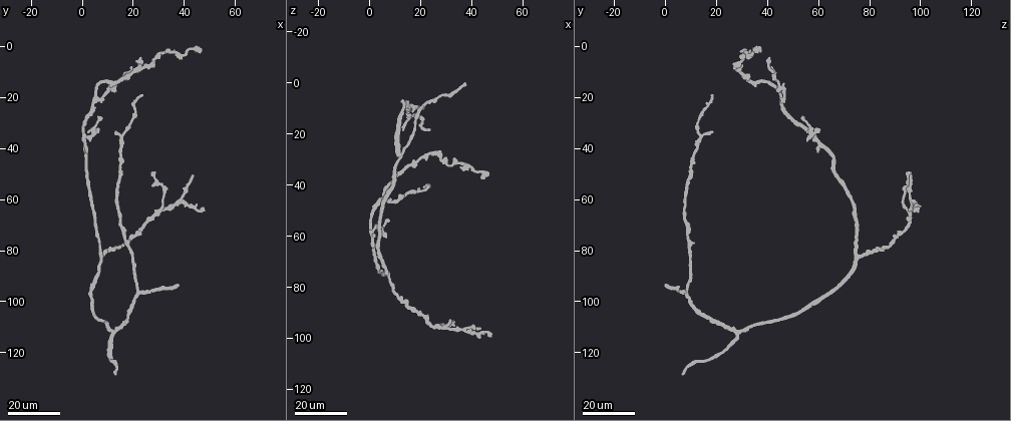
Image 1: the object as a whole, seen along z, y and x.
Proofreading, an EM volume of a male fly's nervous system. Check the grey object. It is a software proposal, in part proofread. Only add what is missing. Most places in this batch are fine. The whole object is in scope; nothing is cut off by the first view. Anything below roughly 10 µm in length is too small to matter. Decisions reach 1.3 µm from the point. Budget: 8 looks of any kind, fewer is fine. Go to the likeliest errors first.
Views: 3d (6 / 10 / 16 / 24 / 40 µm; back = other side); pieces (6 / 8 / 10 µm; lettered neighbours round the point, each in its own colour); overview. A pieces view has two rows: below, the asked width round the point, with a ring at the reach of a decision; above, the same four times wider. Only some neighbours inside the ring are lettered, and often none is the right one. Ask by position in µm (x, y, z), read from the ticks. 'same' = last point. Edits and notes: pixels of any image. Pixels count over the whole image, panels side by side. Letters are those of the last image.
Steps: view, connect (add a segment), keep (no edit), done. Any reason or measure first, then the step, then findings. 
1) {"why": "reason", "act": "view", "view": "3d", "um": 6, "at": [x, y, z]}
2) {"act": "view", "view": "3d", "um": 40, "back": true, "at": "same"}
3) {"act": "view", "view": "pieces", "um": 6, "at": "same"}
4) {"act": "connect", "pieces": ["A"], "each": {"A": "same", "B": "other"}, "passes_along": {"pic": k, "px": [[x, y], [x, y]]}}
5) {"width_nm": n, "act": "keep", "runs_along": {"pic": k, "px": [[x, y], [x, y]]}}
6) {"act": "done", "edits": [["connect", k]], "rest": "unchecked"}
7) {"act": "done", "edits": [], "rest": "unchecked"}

{"why": "end of a long branch", "act": "view", "view": "3d", "um": 16, "at": [43, 50, 96]}

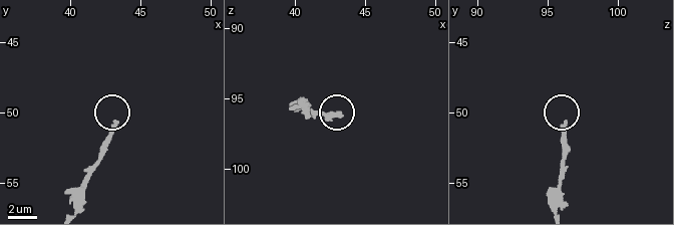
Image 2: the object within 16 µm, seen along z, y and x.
{"act": "view", "view": "pieces", "um": 10, "at": [43.4, 50.8, 96.2]}

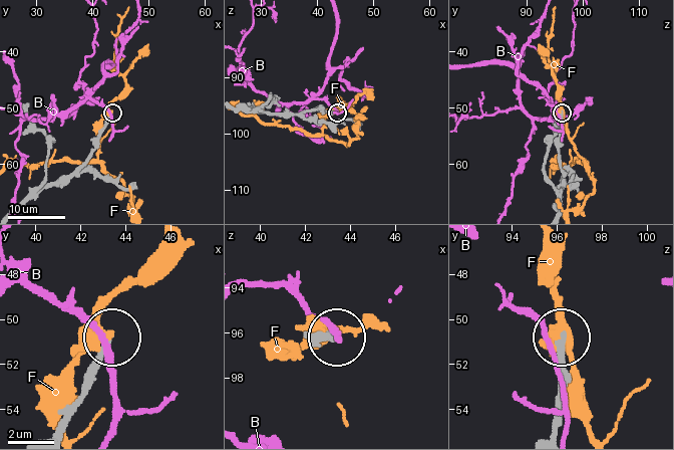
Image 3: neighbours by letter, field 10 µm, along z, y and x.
{"act": "keep", "each": {"B": "other", "F": "other"}, "runs_along": {"pic": 3, "px": [[54, 432], [109, 336]]}, "found": "no lettered segment goes on from it"}

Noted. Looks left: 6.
{"why": "long arm stops here", "act": "view", "view": "3d", "um": 24, "at": [38, 93, 1]}

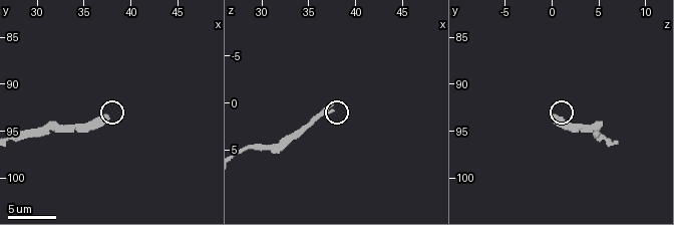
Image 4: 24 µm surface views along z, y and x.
{"act": "view", "view": "pieces", "um": 8, "at": [37.2, 93.4, 0.4]}

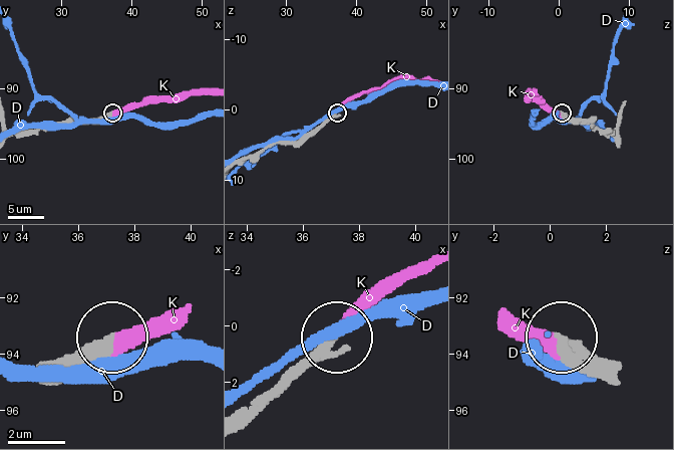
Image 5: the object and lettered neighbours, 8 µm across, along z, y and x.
{"act": "connect", "pieces": ["K"], "each": {"D": "other", "K": "same"}, "passes_along": {"pic": 5, "px": [[604, 374], [583, 372], [554, 346], [518, 328]]}, "found": "the neuron continues"}

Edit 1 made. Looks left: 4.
{"act": "view", "view": "3d", "um": 16, "at": [23, 19, 19]}

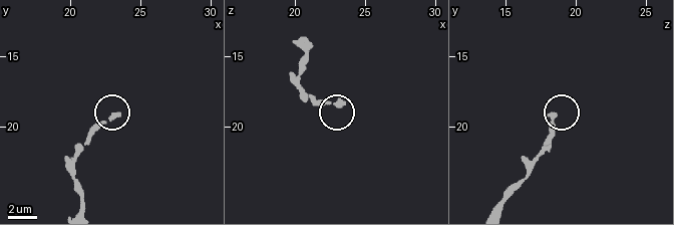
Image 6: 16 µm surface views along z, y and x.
{"why": "what lies round it", "act": "view", "view": "pieces", "um": 6, "at": [23.4, 19.0, 18.4]}

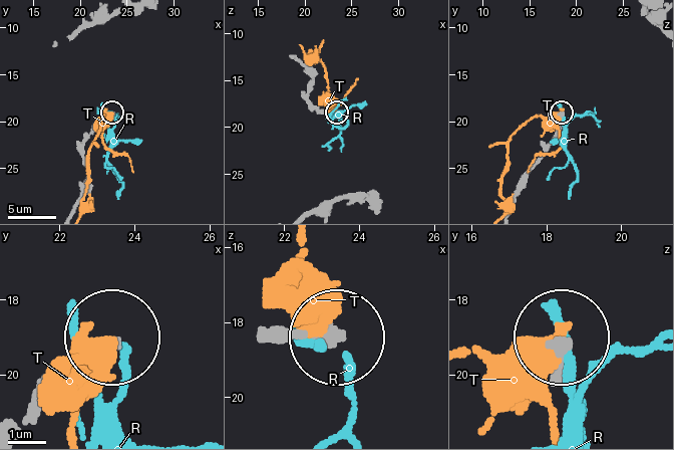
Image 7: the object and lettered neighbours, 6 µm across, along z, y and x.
{"width_nm": 330, "act": "keep", "each": {"R": "other", "T": "other"}, "runs_along": {"pic": 7, "px": [[280, 327], [334, 333]]}, "found": "none of them fits"}

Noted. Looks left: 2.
{"why": "end of a long branch", "act": "view", "view": "3d", "um": 16, "at": [23, 5, 41]}

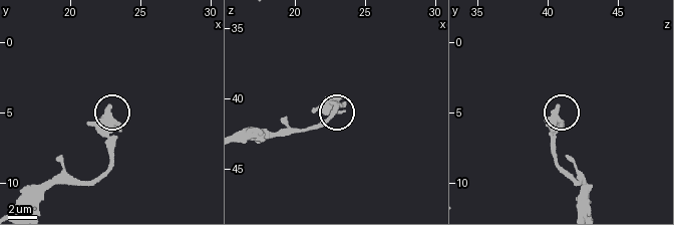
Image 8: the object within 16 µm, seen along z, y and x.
{"act": "view", "view": "pieces", "um": 8, "at": [22.6, 4.4, 40.6]}

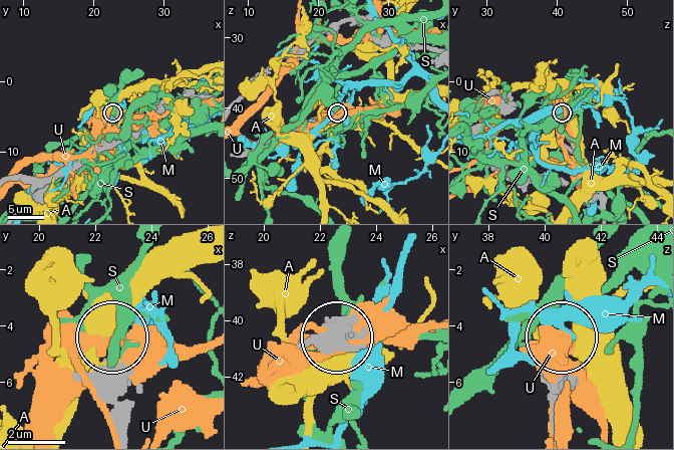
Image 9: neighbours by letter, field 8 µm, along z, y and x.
{"act": "keep", "each": {"A": "other", "M": "other", "S": "other", "U": "other"}, "found": "no lettered segment goes on from it"}

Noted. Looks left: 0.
{"act": "done", "edits": [["connect", 5]], "rest": "unchecked"}

